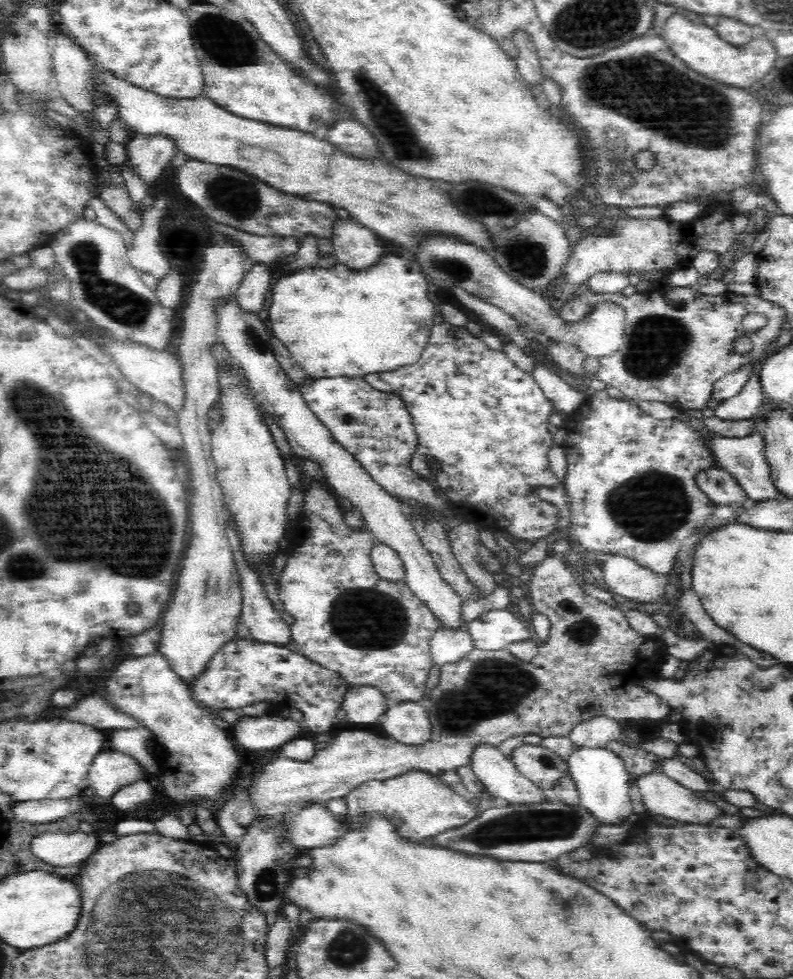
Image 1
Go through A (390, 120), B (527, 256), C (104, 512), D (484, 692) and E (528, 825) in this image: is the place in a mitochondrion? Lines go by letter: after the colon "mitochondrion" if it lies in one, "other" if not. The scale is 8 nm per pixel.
A: mitochondrion
B: mitochondrion
C: mitochondrion
D: mitochondrion
E: mitochondrion

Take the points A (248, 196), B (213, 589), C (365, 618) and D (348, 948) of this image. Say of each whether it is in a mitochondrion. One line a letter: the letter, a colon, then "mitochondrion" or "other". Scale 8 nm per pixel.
A: mitochondrion
B: mitochondrion
C: mitochondrion
D: mitochondrion

